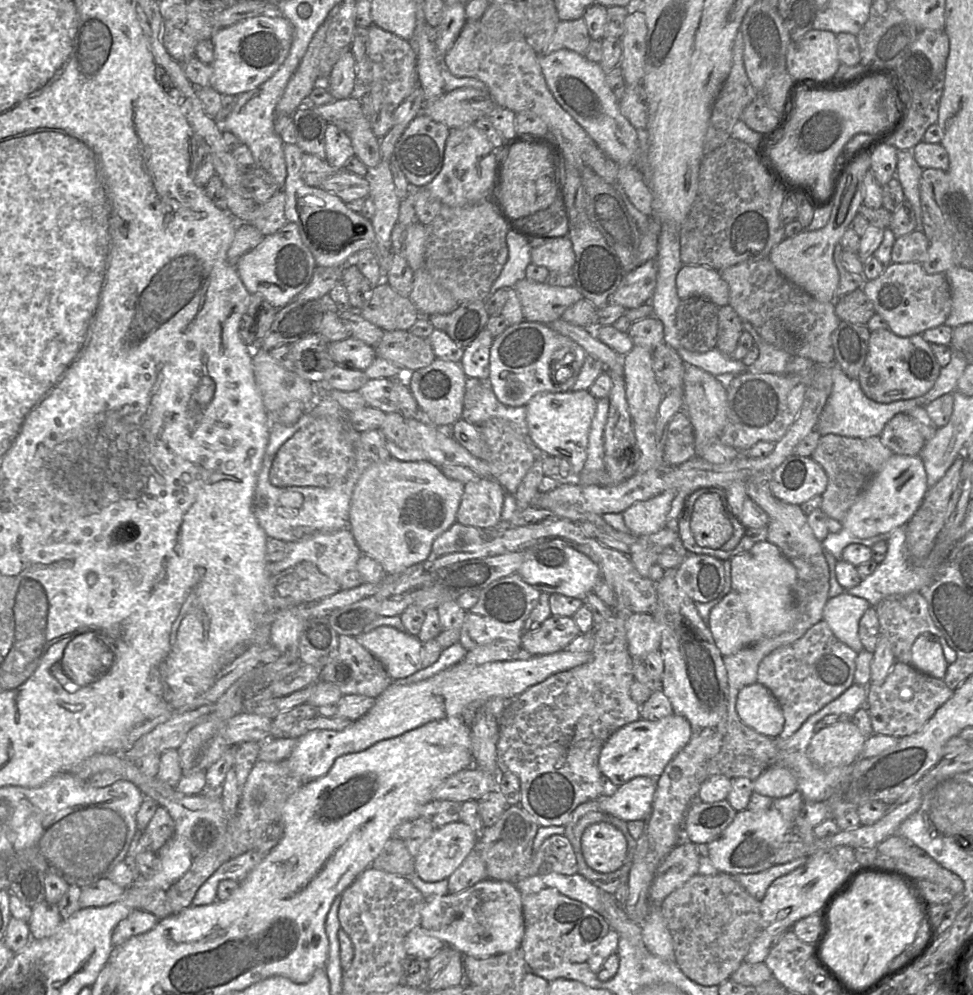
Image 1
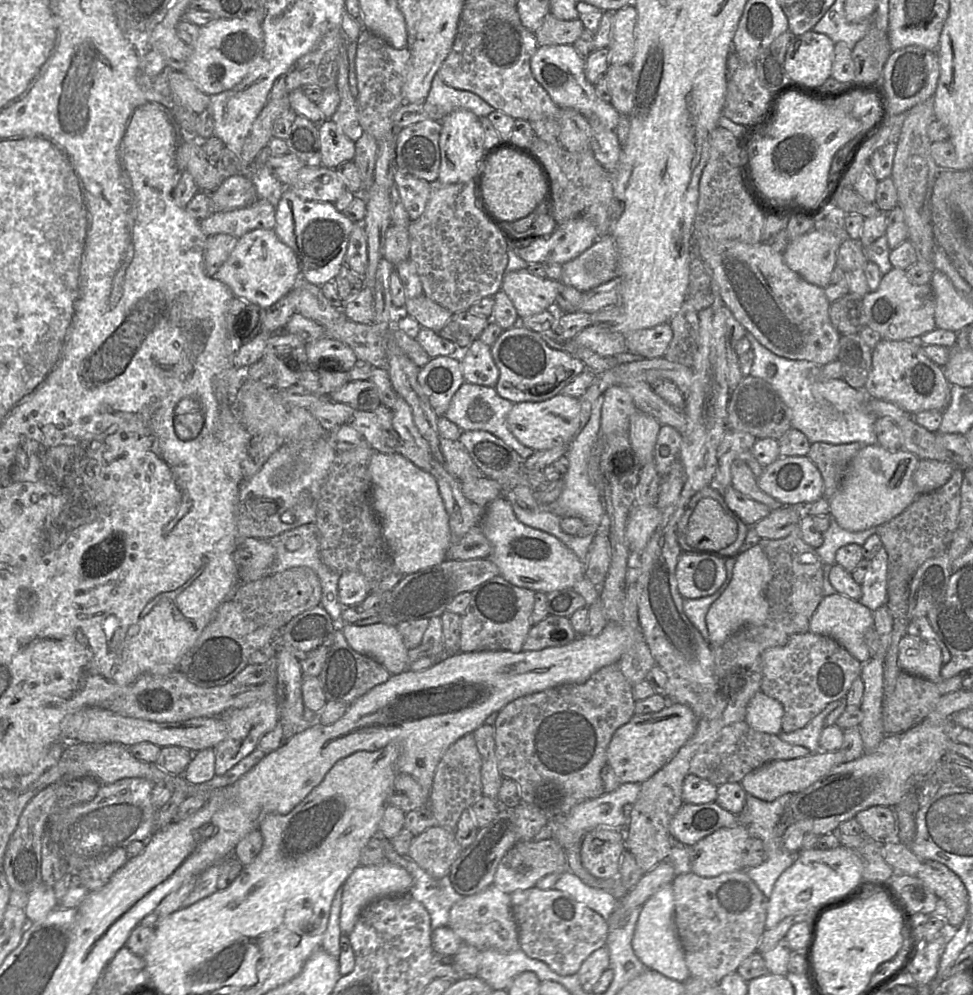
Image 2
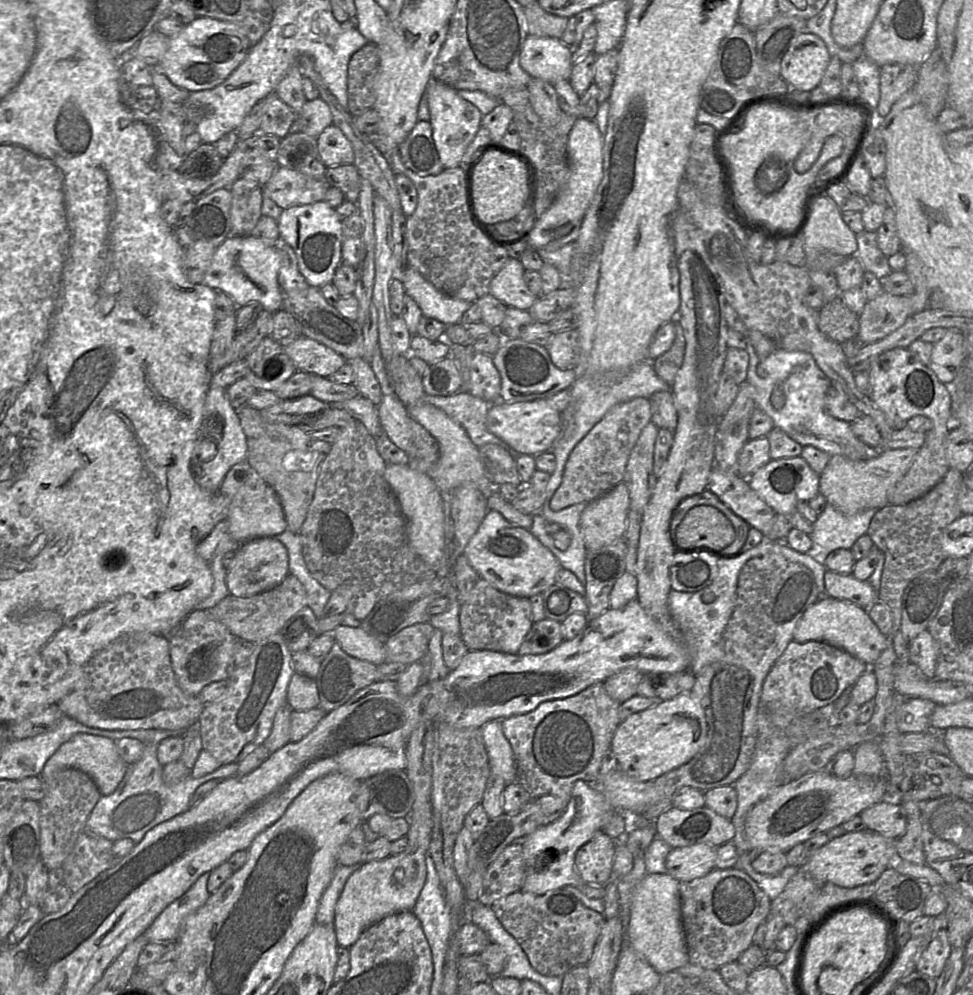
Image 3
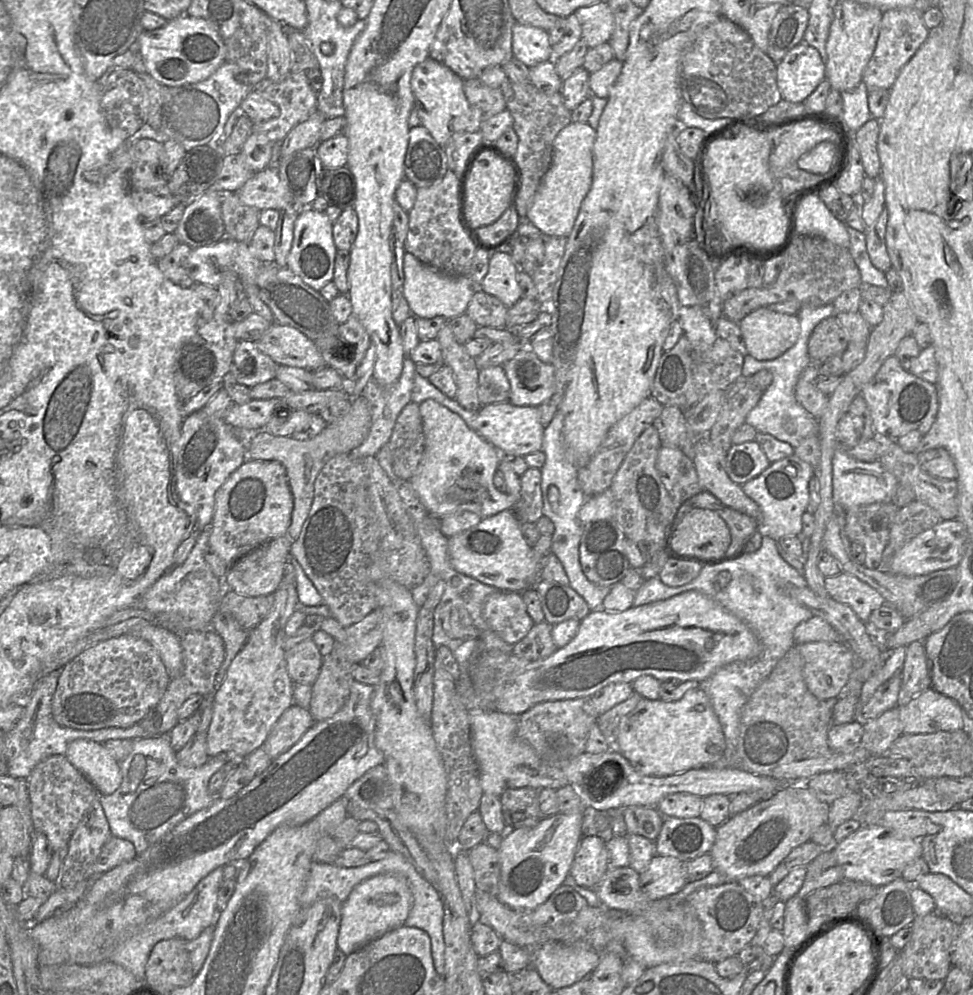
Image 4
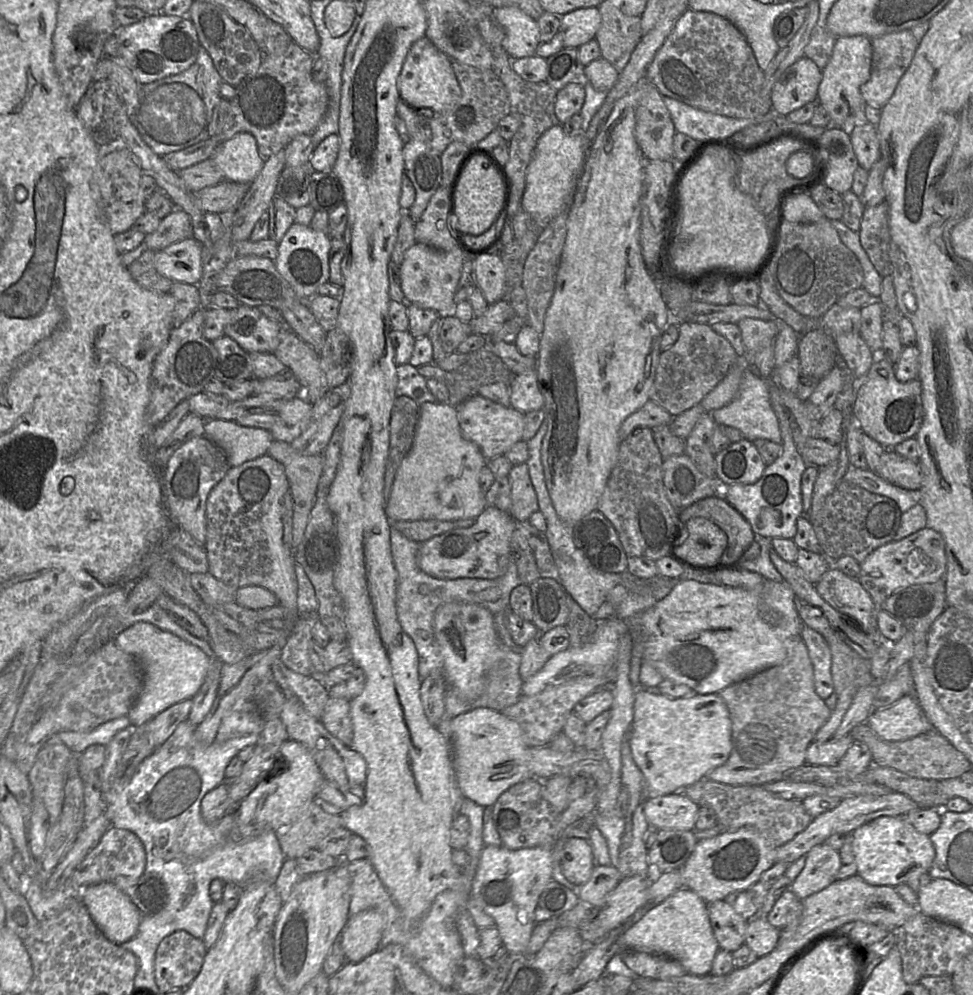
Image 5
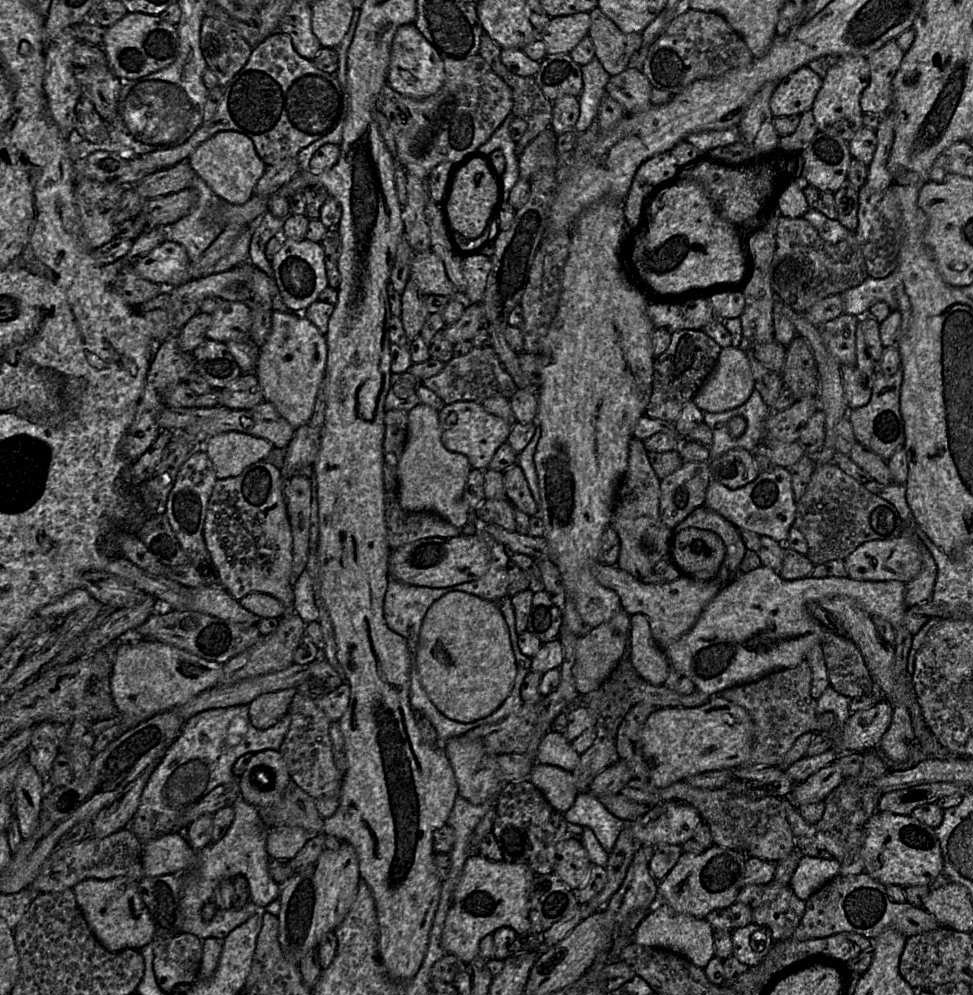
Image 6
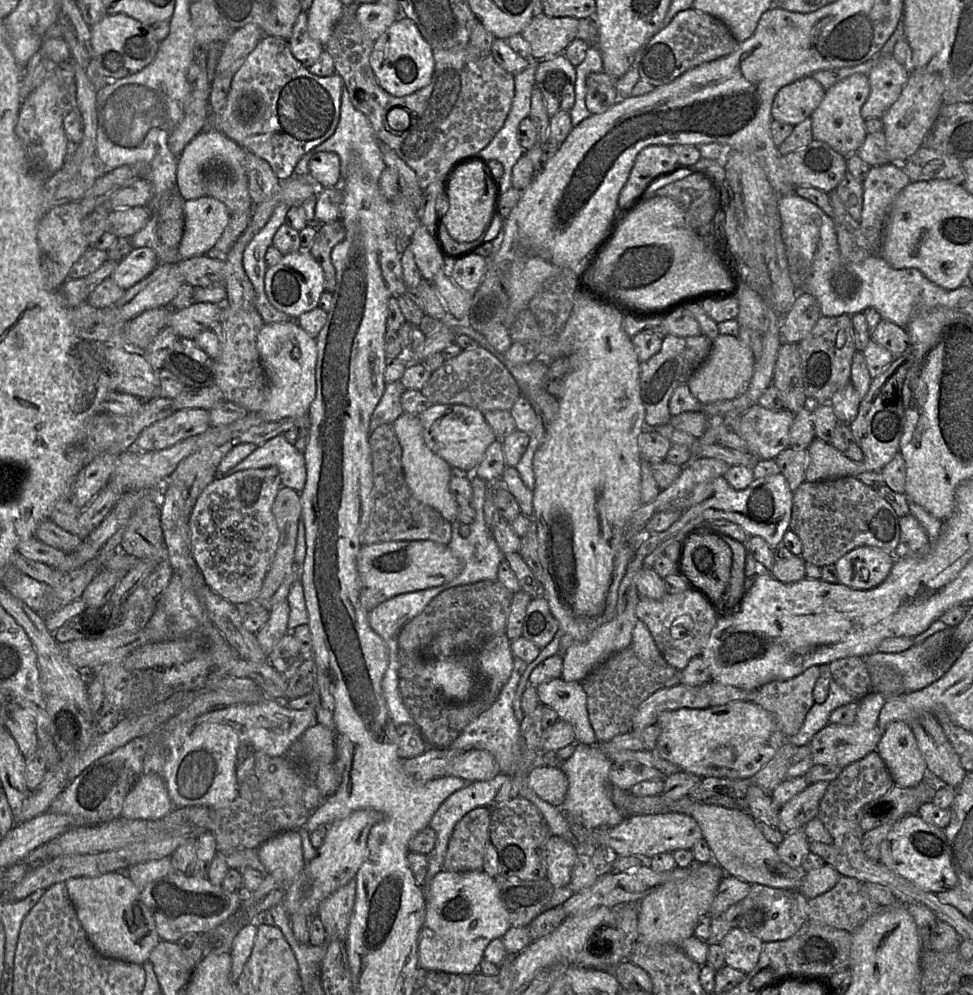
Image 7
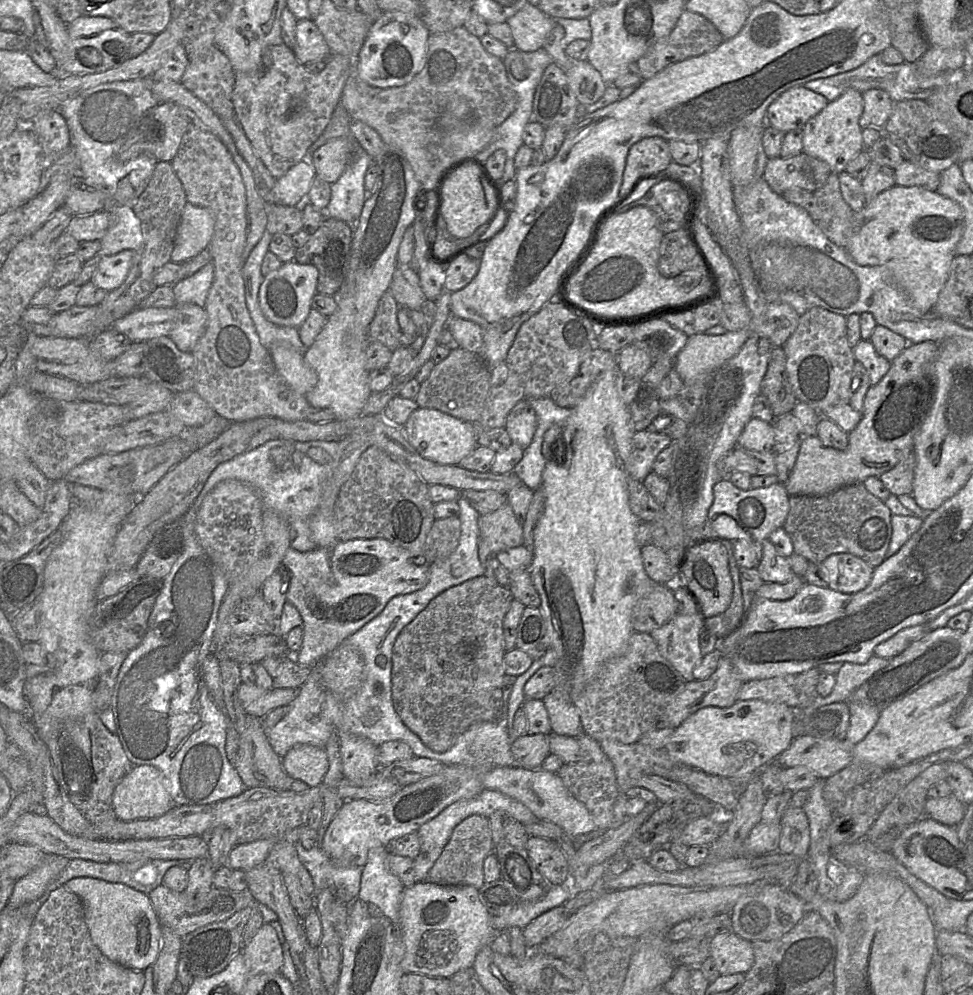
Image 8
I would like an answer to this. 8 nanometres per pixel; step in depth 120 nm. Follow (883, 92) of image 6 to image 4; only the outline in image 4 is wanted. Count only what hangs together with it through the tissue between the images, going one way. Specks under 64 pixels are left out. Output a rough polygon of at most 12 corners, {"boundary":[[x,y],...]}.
{"boundary":[[913,8],[883,13],[862,77],[890,89],[929,29]]}

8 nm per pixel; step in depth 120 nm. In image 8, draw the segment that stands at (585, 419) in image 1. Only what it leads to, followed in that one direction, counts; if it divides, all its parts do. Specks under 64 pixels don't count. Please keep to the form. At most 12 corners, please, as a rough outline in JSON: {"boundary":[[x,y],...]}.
{"boundary":[[418,407],[401,427],[423,458],[458,465],[478,446],[473,423]]}

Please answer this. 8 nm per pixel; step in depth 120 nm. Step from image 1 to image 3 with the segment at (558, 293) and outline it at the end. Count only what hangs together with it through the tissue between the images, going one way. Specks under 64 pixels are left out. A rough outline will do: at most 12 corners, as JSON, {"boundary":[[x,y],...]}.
{"boundary":[[509,258],[492,278],[489,294],[507,307],[528,310],[538,299],[525,268]]}

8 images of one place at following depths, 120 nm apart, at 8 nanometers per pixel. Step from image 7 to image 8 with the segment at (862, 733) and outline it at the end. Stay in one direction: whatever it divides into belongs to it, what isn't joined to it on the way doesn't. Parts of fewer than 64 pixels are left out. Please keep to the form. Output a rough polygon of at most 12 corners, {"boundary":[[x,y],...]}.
{"boundary":[[800,735],[777,758],[820,780],[853,761],[845,738]]}

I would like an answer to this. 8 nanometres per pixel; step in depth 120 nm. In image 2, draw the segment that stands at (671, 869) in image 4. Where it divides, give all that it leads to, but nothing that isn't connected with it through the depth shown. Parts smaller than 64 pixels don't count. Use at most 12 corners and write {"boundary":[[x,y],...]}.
{"boundary":[[723,827],[691,847],[691,873],[745,870],[747,827]]}

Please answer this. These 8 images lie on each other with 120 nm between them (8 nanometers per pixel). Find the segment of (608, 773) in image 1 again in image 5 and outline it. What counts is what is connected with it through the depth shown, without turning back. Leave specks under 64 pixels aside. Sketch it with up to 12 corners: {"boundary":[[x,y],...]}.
{"boundary":[[639,689],[629,743],[646,800],[724,764],[730,712],[718,693]]}

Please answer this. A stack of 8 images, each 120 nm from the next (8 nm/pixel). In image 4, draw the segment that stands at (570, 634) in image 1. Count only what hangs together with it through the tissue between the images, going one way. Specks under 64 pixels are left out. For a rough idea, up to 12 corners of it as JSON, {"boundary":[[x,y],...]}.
{"boundary":[[534,624],[512,654],[529,661],[547,658],[558,648],[553,625]]}

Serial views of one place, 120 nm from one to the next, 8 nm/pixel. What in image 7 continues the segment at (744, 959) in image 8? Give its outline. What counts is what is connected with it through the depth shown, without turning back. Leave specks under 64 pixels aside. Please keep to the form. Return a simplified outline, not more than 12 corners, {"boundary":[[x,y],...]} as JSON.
{"boundary":[[733,927],[720,944],[726,965],[747,974],[763,941]]}

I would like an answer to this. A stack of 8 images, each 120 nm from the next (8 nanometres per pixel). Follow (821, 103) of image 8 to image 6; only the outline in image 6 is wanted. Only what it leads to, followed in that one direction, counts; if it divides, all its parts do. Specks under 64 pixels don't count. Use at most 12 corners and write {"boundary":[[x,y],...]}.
{"boundary":[[808,65],[778,82],[773,116],[812,109],[823,79]]}

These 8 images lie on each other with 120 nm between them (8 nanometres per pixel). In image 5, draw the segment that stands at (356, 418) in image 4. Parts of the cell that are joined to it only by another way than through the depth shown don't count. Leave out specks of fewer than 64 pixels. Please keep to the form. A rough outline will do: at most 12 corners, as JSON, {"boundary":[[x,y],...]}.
{"boundary":[[275,439],[267,455],[285,467],[294,501],[292,543],[303,539],[324,458]]}

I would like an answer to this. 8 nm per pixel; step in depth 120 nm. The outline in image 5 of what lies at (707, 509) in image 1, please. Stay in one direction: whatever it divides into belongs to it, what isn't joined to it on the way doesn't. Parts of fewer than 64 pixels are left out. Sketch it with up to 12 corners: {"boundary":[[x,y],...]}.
{"boundary":[[695,517],[673,554],[692,566],[718,564],[728,545],[712,521]]}

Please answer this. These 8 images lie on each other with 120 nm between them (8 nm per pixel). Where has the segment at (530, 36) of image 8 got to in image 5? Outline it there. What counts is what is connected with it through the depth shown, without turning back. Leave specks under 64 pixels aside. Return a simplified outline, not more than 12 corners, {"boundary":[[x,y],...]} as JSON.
{"boundary":[[597,7],[560,16],[563,48],[594,39],[601,16]]}

